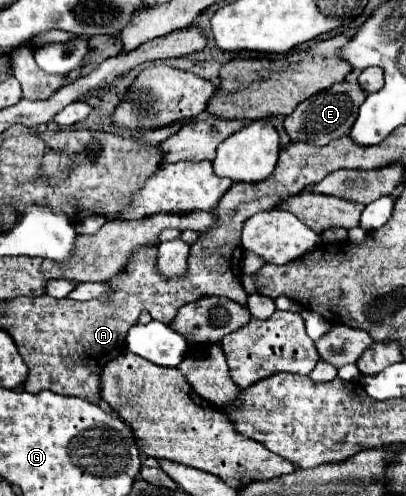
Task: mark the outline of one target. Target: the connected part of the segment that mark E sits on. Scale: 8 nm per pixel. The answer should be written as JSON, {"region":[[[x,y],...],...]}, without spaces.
{"region":[[[355,79],[335,83],[329,89],[305,99],[295,107],[291,115],[285,117],[285,131],[291,135],[293,141],[303,141],[303,143],[313,143],[313,145],[327,145],[329,141],[347,135],[351,131],[351,125],[355,123],[357,109],[365,101],[367,93],[359,87]]]}

